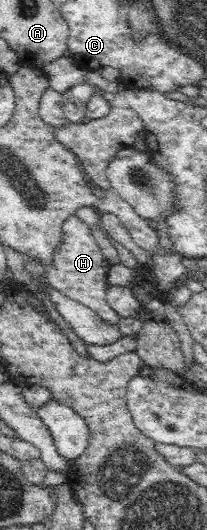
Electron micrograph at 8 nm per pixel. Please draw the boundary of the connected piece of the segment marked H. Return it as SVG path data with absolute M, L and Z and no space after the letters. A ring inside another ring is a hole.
M75 214L69 216L61 229L62 243L54 253L53 264L47 275L47 282L73 300L79 301L92 311L99 313L104 321L119 326L123 317L110 306L108 298L106 298L108 297L108 289L112 285L105 283L105 273L113 263L104 256L104 252L96 243L92 232L84 224L84 221L76 217Z

